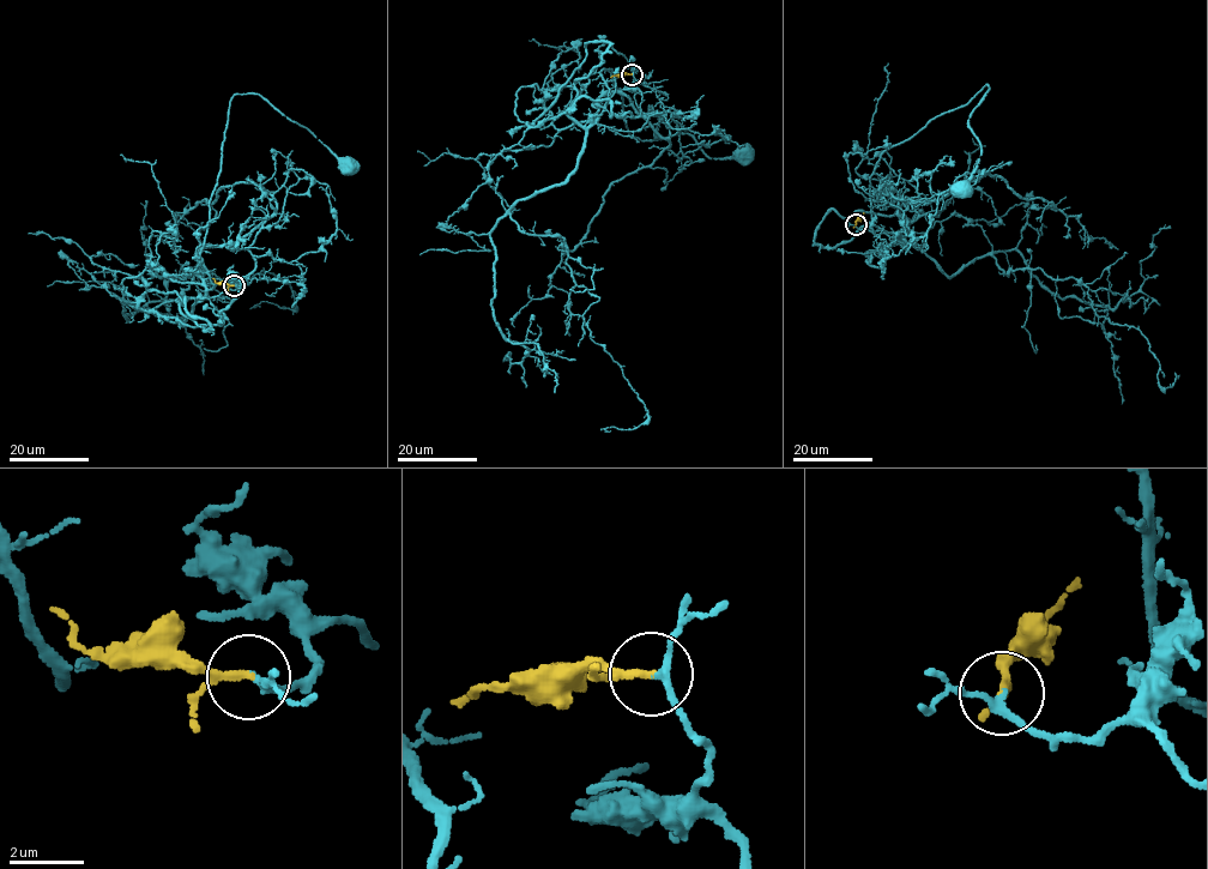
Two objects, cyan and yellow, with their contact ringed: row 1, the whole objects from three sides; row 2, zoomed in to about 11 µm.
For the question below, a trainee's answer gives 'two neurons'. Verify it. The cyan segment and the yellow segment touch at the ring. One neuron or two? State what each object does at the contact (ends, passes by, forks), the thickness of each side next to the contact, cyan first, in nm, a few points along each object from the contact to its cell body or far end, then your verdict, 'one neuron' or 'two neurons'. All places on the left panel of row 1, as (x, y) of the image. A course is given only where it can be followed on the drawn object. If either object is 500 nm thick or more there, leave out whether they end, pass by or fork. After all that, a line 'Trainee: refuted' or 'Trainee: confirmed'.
cyan passes by; yellow passes by; calibres 160 and 160 nm; course cyan (234, 285), (246, 277), (224, 309), (200, 296), (213, 289), (201, 246), (234, 95), (266, 98), (350, 166); course yellow (234, 285), (218, 284), (212, 278); one neuron
Trainee: refuted

